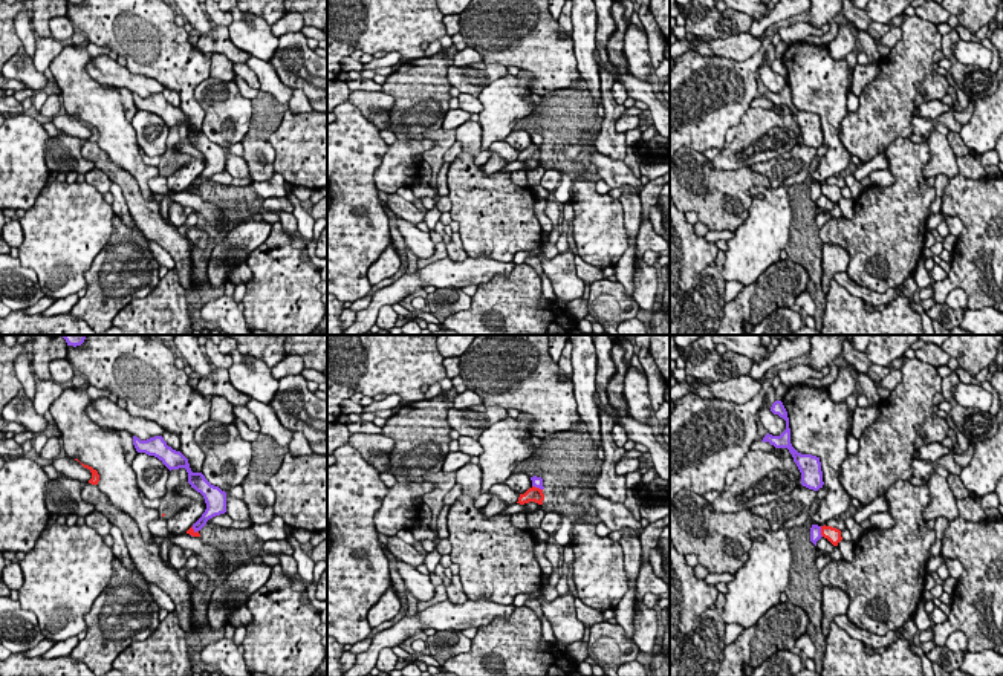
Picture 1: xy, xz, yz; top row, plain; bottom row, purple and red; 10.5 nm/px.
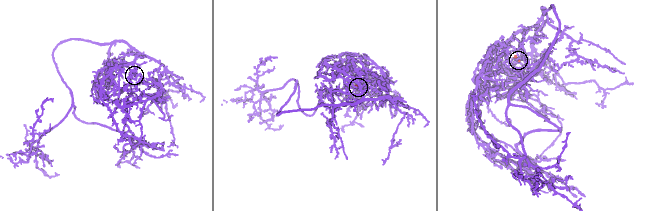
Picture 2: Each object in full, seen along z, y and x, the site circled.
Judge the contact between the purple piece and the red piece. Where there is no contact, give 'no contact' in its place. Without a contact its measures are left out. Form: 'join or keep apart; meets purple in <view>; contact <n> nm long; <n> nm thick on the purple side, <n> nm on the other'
keep apart; meets purple in yz; contact 120 nm long; 130 nm thick on the purple side, 160 nm on the other

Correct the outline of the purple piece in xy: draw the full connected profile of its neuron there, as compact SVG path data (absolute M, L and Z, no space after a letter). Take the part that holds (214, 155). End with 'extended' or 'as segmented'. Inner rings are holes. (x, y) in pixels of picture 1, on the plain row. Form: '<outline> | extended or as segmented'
M133 93L133 102L138 110L157 115L170 128L179 125L187 127L188 141L203 153L206 161L205 170L193 182L194 190L200 188L209 176L226 170L226 150L211 142L202 130L193 130L188 116L180 109L168 104L162 93L154 93L147 98Z | as segmented

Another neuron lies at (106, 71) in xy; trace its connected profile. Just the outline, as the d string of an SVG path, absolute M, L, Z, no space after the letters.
M109 55L93 57L87 64L89 75L99 84L109 84L113 87L125 87L141 98L147 98L154 93L162 93L165 89L161 83L144 75L131 73L127 66L121 66Z

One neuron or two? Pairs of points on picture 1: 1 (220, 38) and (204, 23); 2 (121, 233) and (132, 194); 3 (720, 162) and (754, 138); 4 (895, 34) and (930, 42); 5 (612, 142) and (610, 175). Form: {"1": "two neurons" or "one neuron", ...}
{"1": "two neurons", "2": "two neurons", "3": "one neuron", "4": "two neurons", "5": "two neurons"}

